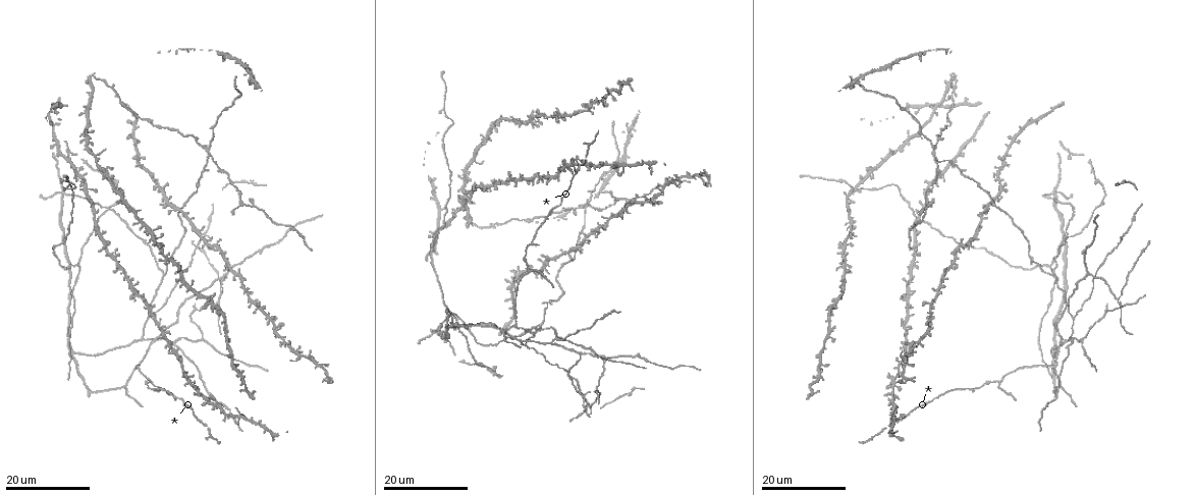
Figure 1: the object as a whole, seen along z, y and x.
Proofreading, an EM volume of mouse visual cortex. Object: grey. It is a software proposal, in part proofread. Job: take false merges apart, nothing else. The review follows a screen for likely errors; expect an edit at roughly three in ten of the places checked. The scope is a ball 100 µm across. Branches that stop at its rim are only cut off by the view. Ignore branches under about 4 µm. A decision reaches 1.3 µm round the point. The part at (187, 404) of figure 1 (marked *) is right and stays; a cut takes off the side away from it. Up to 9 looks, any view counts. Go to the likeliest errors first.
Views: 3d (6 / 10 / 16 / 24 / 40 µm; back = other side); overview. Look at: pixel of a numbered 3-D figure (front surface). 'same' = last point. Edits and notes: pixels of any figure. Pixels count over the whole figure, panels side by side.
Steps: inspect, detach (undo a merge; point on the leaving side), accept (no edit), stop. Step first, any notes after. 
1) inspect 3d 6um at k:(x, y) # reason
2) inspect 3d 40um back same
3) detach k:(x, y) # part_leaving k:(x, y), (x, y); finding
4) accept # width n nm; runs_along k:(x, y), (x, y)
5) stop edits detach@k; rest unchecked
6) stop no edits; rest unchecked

inspect 3d 24um at 1:(1116, 300) # two arms in line, one across

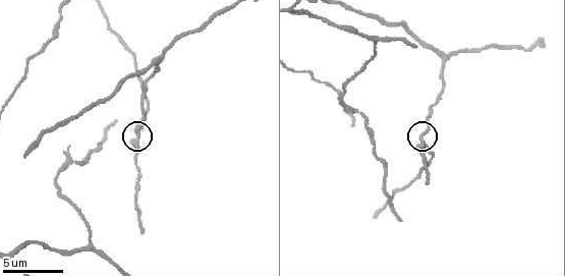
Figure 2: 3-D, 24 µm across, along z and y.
inspect 3d 6um at 2:(422, 142)

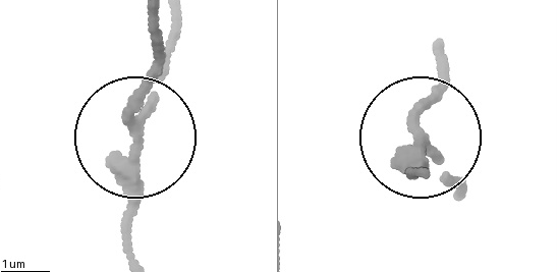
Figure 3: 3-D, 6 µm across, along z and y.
accept # width 250 nm; runs_along 3:(152, 15), (127, 259); one neuron here

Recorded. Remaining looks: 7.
inspect 3d 16um at 1:(62, 192) # arms part here

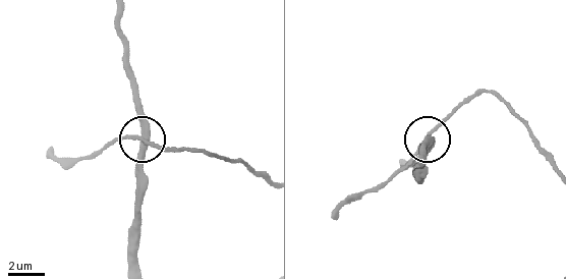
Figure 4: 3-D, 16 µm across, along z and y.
inspect 3d 10um at 4:(433, 128) # zoom in

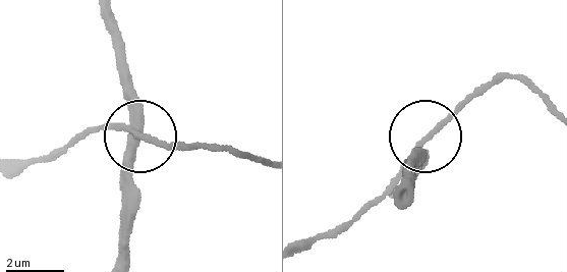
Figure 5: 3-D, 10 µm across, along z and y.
accept # side_arm 11 um; arms 3; continuous, no second neuron

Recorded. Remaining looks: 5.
inspect 3d 16um at 2:(91, 242) # branch point

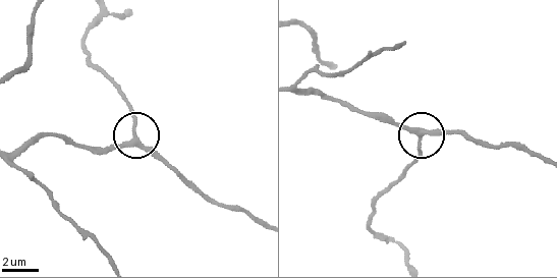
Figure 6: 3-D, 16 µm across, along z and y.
inspect 3d 6um at 6:(135, 135)

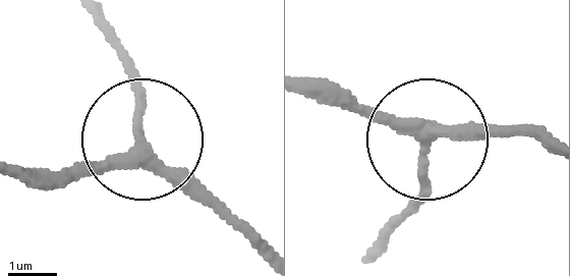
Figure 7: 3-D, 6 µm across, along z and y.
accept # side_arm 20 um; runs_along 7:(303, 81), (425, 139), (530, 130); one neuron here

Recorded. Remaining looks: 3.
inspect 3d 24um at 1:(934, 156)

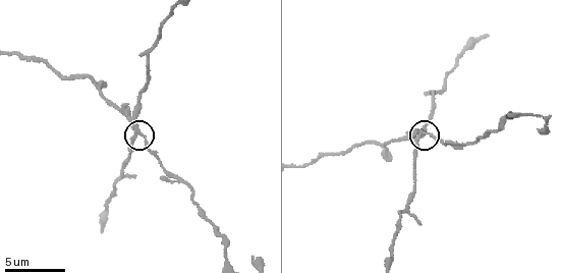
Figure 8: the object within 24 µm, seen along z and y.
inspect 3d 10um at 8:(140, 130) # zoom in

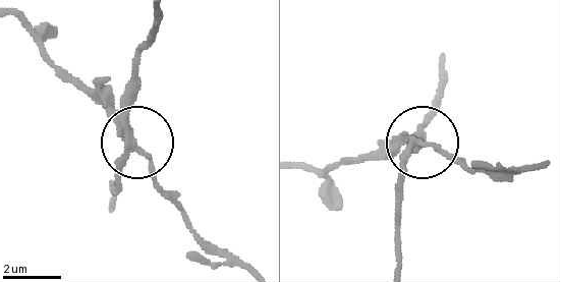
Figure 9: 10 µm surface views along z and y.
detach 9:(96, 100) # arms 3; part_leaving 9:(126, 132), (163, 196), (236, 262); a second neuron is stuck on

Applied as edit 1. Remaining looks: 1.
stop edits detach@9; rest unchecked

